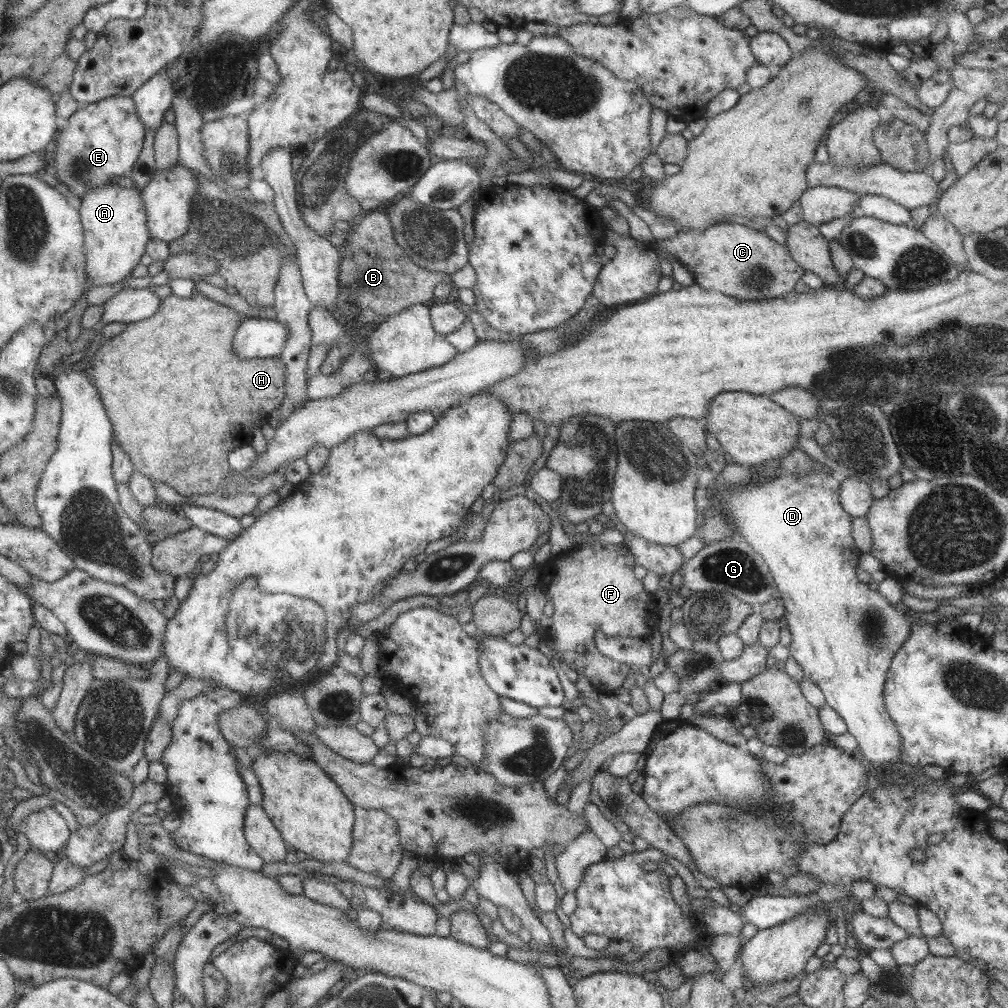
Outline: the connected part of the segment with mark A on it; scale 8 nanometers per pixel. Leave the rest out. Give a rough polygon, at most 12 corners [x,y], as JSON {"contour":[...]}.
{"contour":[[135,184],[85,192],[86,278],[115,284],[150,239]]}

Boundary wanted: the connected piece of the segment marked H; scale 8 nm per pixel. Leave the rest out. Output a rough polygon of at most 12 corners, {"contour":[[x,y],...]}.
{"contour":[[197,291],[90,357],[134,472],[218,492],[281,404],[278,357]]}

